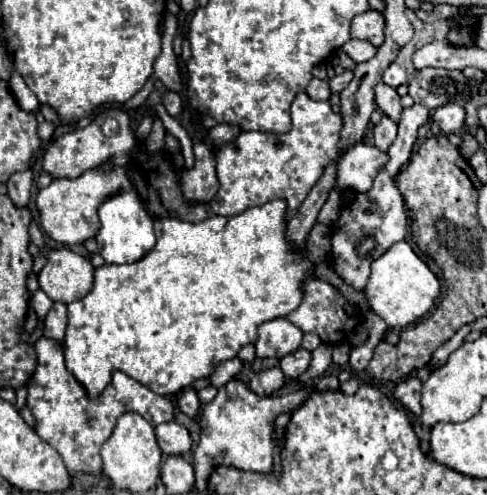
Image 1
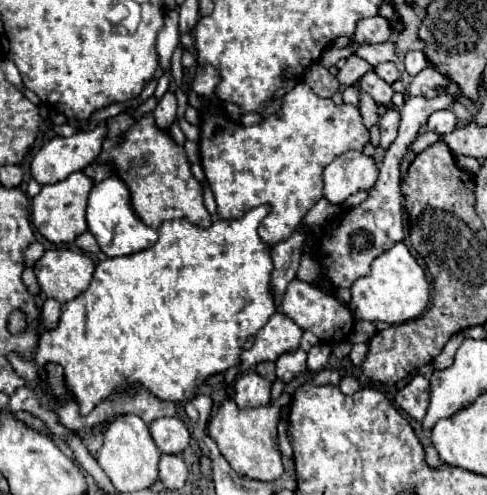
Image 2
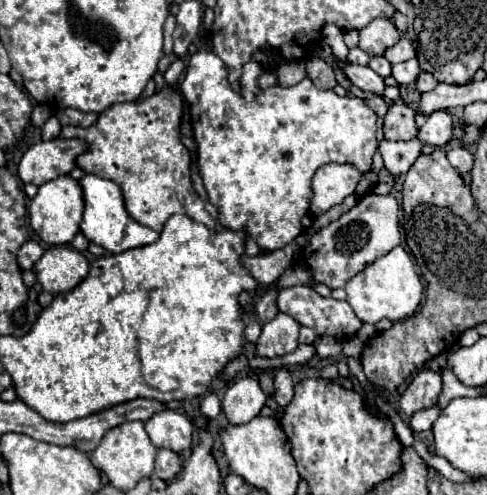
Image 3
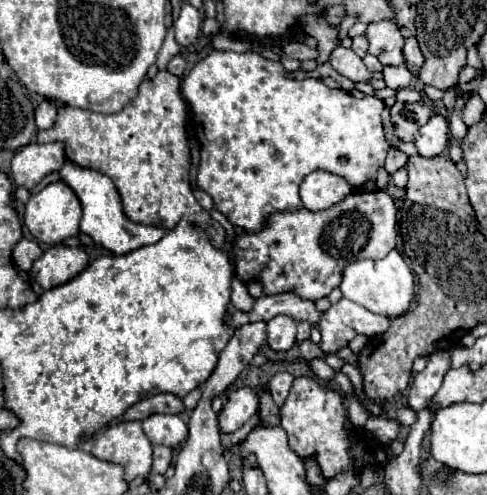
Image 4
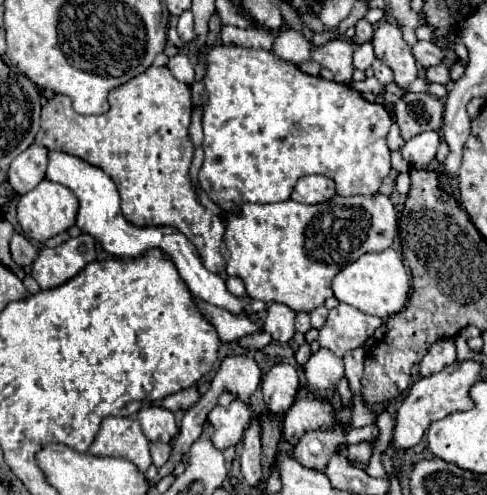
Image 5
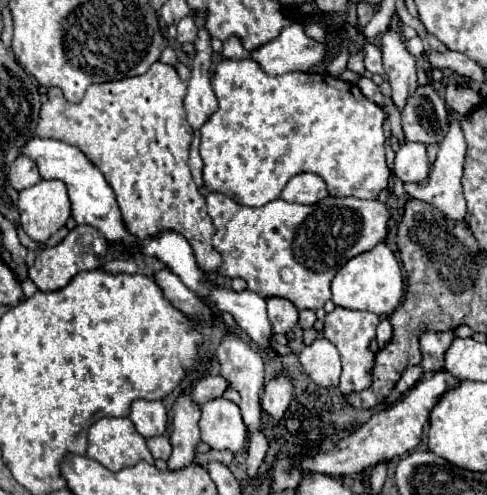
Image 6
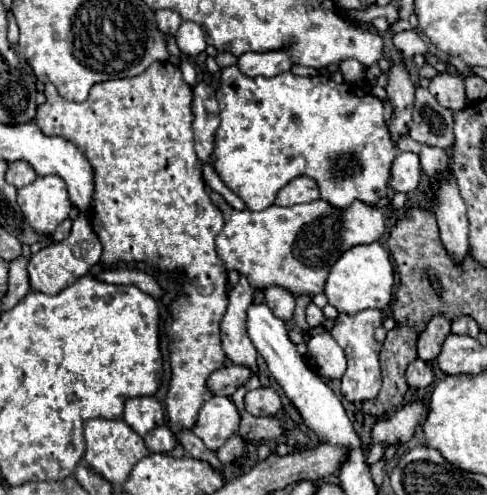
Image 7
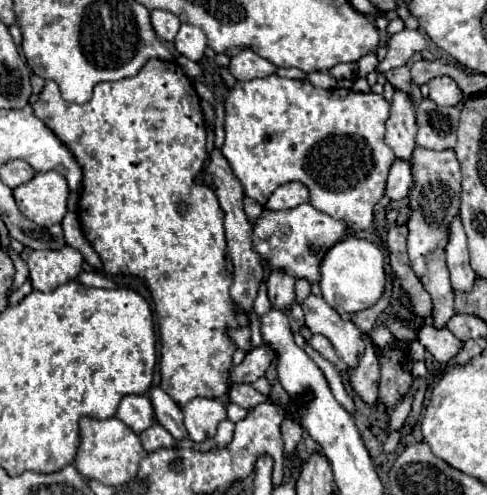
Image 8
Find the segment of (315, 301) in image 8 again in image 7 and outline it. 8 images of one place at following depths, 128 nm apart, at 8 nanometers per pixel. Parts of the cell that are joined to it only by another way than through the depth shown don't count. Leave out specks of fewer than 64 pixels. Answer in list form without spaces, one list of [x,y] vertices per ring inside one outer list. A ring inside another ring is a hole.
[[[308,304],[308,308],[306,308],[306,322],[314,328],[314,326],[320,326],[322,324],[322,320],[324,320],[324,314],[322,314],[322,310],[316,306],[316,304]]]

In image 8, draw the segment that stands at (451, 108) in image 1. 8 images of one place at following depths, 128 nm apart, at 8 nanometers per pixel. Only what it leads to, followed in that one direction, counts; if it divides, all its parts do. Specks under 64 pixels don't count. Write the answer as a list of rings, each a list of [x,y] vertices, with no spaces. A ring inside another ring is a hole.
[[[398,158],[390,168],[386,196],[390,200],[400,200],[400,198],[408,196],[412,184],[414,184],[414,180],[412,180],[412,164],[408,160]]]

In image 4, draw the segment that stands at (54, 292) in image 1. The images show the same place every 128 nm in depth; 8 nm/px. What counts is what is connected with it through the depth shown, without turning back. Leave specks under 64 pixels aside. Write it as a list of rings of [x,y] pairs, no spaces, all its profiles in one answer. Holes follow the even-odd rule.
[[[52,246],[32,266],[32,278],[44,288],[56,288],[78,276],[88,266],[88,254],[82,248]]]

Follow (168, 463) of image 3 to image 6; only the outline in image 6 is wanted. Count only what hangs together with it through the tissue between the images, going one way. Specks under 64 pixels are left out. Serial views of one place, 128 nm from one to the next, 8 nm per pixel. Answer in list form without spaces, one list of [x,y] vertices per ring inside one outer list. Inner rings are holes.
[[[154,436],[154,438],[148,438],[148,448],[150,448],[150,452],[152,452],[154,458],[168,460],[170,454],[172,454],[172,446],[170,446],[168,436]]]

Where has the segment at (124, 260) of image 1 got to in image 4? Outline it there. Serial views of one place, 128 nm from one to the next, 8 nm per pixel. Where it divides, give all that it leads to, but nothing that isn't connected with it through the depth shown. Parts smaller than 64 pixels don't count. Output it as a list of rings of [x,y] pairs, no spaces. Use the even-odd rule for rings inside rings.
[[[66,162],[66,166],[60,170],[60,176],[76,192],[76,196],[82,204],[84,216],[82,216],[82,222],[80,222],[80,230],[84,234],[88,234],[96,244],[104,246],[106,250],[110,250],[114,254],[128,254],[128,252],[132,252],[140,246],[158,242],[168,232],[168,230],[158,228],[158,226],[142,226],[142,224],[136,224],[132,220],[128,220],[122,212],[120,194],[116,190],[114,182],[108,176],[104,176],[96,170],[80,168],[72,162]]]

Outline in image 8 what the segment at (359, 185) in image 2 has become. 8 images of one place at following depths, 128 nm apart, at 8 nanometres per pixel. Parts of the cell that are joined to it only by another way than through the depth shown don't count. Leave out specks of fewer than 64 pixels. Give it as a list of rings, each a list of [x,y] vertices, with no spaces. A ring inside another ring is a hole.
[[[288,182],[282,184],[274,190],[274,194],[268,198],[266,206],[268,210],[290,210],[296,208],[298,204],[304,204],[310,200],[310,192],[304,184],[300,182]]]

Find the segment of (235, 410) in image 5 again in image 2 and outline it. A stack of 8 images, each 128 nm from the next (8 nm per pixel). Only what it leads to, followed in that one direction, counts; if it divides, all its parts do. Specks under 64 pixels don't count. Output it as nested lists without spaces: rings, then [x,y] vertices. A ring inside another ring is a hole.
[[[246,372],[236,380],[234,386],[234,398],[240,408],[254,408],[264,406],[270,402],[270,390],[272,382],[262,378],[256,372]]]

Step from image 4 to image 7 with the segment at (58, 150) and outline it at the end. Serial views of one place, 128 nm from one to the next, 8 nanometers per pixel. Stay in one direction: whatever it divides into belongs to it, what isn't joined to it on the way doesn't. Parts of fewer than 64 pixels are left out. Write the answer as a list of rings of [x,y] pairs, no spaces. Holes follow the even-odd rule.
[[[16,160],[16,162],[10,162],[8,164],[8,172],[6,172],[6,182],[16,186],[16,188],[22,188],[26,184],[32,184],[36,180],[36,172],[34,168],[24,162],[24,160]]]

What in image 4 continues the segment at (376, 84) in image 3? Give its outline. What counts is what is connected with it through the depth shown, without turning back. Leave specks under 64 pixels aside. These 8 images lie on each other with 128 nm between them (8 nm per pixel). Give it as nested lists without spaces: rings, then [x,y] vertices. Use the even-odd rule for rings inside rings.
[[[338,46],[330,54],[330,60],[328,62],[332,64],[332,68],[336,72],[340,72],[346,78],[350,78],[352,82],[366,82],[366,84],[372,82],[372,72],[364,66],[362,58],[358,58],[350,48]]]

